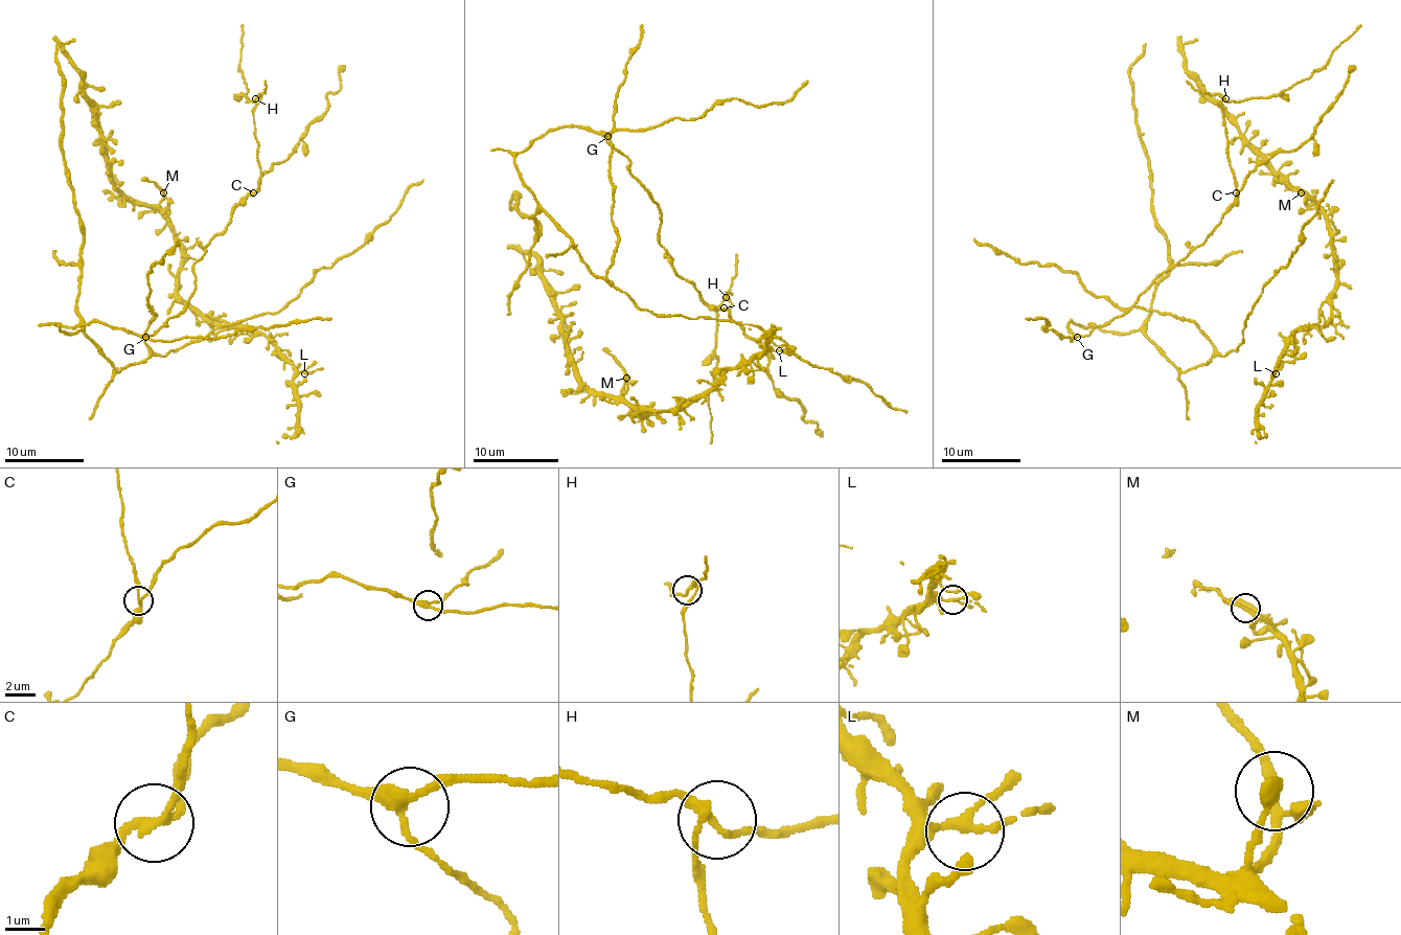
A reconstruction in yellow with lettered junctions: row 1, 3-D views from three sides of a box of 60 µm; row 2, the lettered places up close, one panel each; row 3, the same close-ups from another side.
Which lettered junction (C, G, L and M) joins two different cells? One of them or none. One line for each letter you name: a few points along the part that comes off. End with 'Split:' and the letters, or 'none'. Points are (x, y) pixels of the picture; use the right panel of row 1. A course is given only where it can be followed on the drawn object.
C: course (1236, 192), (1227, 158), (1221, 100), (1281, 94), (1318, 71), (1331, 53), (1360, 25)
Split: C

